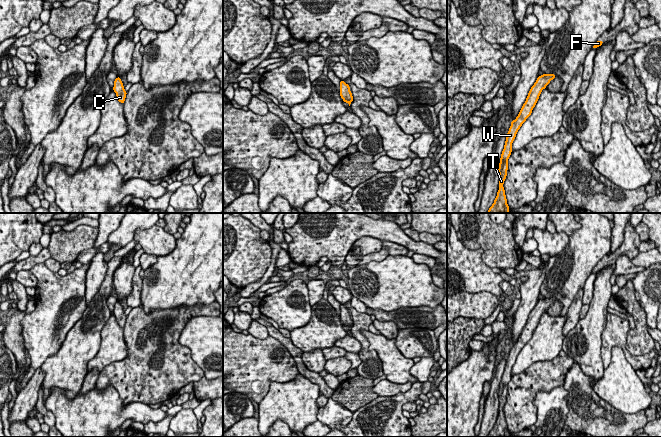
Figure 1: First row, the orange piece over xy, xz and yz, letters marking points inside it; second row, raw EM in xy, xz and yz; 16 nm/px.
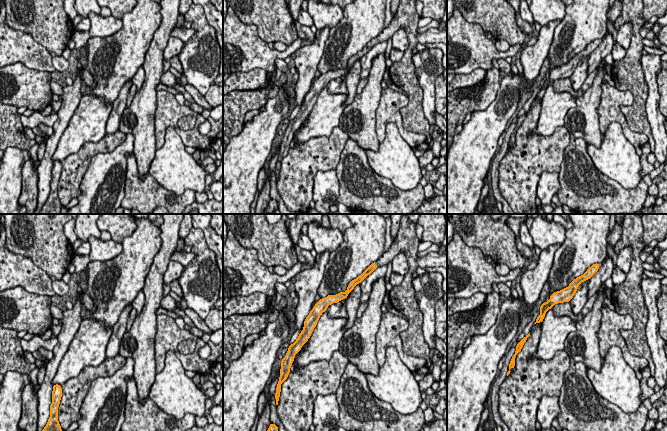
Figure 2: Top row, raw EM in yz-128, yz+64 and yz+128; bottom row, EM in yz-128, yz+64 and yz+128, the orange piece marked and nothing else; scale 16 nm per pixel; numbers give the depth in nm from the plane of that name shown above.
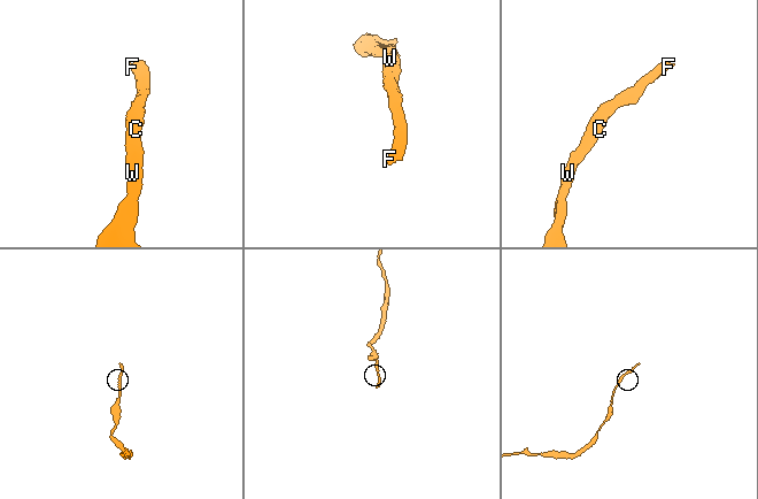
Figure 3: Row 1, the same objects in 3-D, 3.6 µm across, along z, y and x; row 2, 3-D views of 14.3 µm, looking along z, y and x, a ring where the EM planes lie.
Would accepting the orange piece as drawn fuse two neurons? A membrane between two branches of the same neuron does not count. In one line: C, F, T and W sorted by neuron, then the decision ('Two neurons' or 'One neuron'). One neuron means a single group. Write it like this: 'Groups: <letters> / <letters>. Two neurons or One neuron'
Groups: C F T W. One neuron

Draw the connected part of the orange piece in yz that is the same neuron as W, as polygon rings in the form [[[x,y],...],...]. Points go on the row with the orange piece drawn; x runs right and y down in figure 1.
[[[542,74],[538,76],[536,82],[531,87],[525,103],[523,104],[518,116],[515,120],[511,121],[511,126],[507,133],[504,149],[501,154],[498,173],[499,173],[499,190],[497,196],[494,200],[494,203],[489,208],[487,213],[509,213],[509,206],[507,204],[507,199],[505,195],[505,190],[503,187],[504,181],[507,176],[508,170],[508,159],[512,153],[512,143],[515,140],[516,134],[522,124],[526,119],[531,115],[533,108],[535,107],[539,96],[543,89],[550,83],[551,80],[556,78],[555,74]]]

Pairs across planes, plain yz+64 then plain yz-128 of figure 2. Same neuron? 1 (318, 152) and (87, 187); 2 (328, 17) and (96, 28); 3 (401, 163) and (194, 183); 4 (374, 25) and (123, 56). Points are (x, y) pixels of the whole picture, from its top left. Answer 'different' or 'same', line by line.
1: different
2: same
3: same
4: same

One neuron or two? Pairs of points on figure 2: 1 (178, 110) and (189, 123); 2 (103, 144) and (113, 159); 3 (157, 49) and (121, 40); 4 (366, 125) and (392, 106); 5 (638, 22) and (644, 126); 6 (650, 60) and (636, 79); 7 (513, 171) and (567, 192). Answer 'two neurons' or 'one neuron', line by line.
1: two neurons
2: two neurons
3: two neurons
4: two neurons
5: one neuron
6: two neurons
7: two neurons

